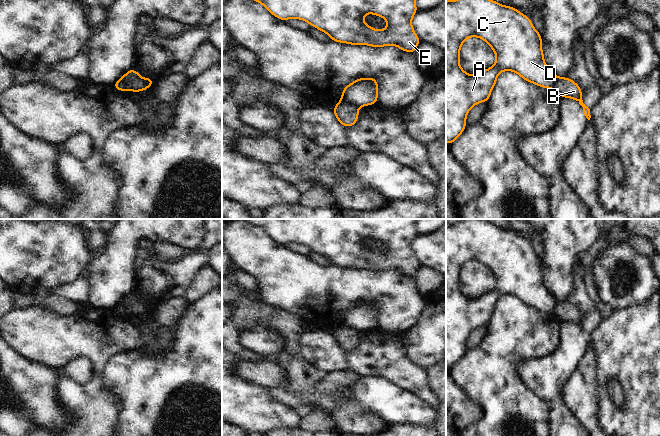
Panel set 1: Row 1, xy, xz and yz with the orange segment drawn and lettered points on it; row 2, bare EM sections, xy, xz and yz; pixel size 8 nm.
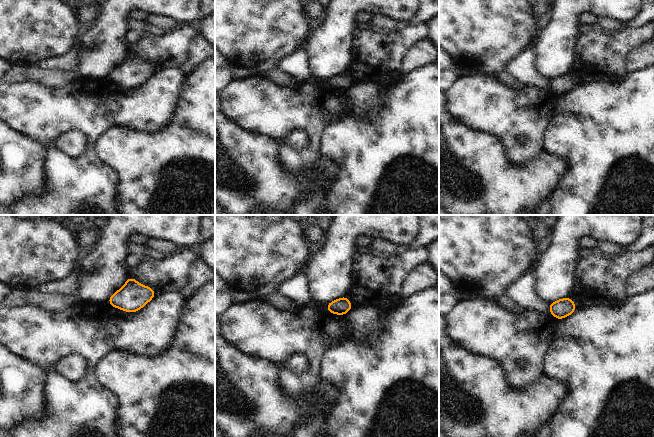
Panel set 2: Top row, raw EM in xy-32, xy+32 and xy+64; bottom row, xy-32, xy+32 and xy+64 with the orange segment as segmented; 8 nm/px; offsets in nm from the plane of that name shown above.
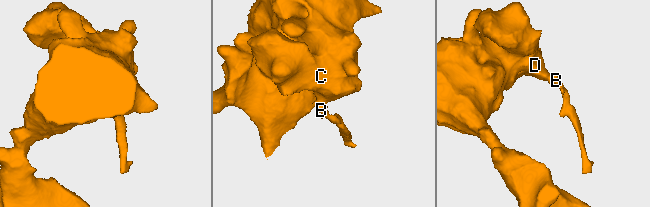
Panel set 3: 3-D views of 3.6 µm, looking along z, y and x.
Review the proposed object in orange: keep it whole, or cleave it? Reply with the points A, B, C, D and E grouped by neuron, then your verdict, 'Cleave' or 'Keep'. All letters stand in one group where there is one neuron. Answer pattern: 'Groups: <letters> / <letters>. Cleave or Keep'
Groups: A C D E / B. Cleave

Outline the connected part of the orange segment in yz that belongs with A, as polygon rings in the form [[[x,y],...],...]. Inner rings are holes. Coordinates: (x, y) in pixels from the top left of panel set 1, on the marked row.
[[[446,0],[446,143],[451,145],[466,129],[466,117],[471,108],[478,103],[486,103],[496,85],[498,75],[503,71],[513,71],[522,79],[538,87],[552,89],[557,76],[544,61],[542,36],[534,28],[530,17],[519,12],[515,7],[501,5],[494,0]],[[469,37],[484,40],[496,56],[492,67],[480,73],[470,75],[461,68],[460,48]]]

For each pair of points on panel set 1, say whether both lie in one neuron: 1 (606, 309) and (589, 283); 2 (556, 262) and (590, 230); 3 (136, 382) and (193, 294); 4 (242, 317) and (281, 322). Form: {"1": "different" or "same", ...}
{"1": "same", "2": "same", "3": "different", "4": "same"}

